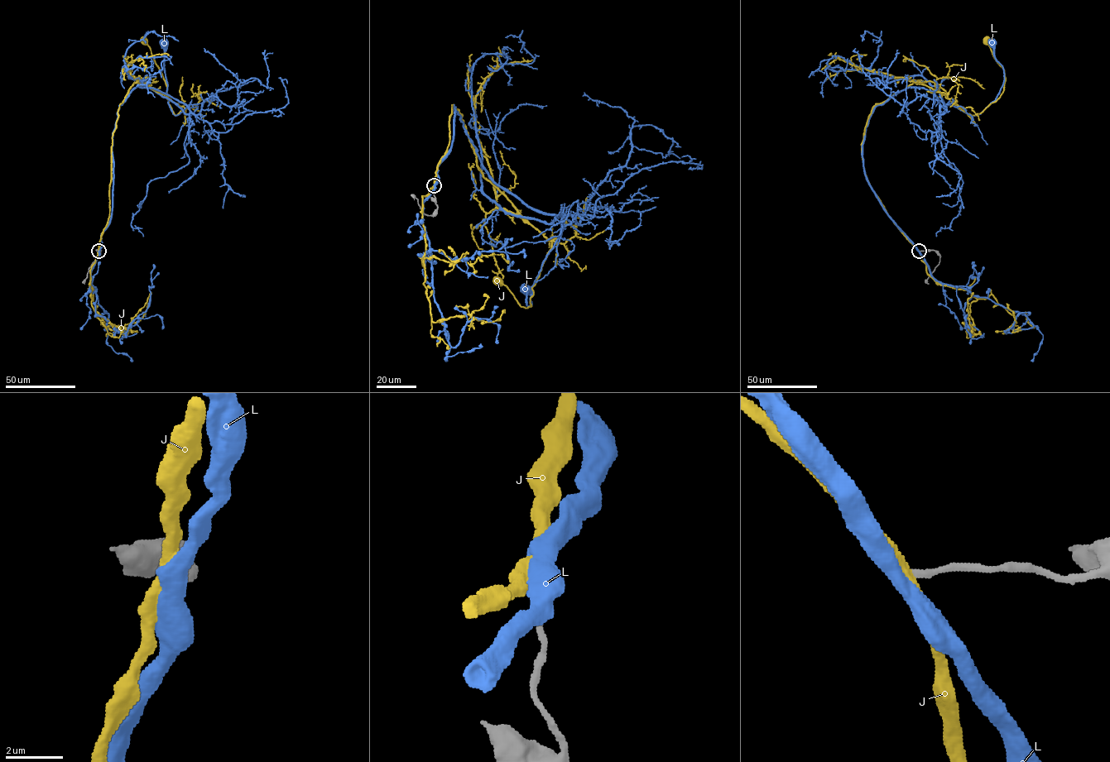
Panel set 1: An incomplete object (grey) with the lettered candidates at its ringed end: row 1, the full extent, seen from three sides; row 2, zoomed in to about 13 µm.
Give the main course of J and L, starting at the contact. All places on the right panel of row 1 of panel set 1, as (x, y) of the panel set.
J: (919, 251), (867, 177), (867, 120), (876, 104), (913, 83), (967, 112), (981, 112), (1005, 81), (986, 40)
L: (919, 251), (866, 176), (868, 118), (910, 87), (926, 89), (941, 106), (978, 115), (1004, 80), (992, 42)

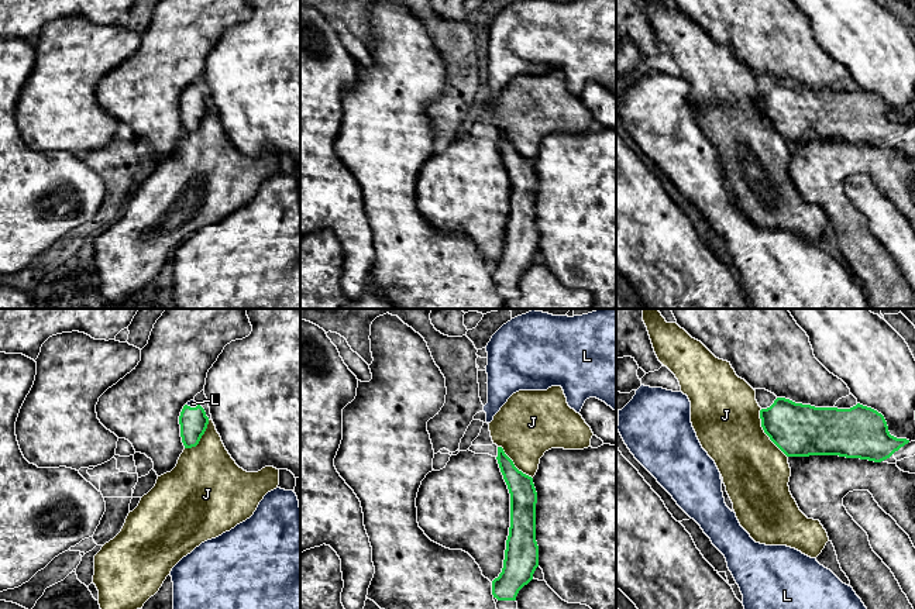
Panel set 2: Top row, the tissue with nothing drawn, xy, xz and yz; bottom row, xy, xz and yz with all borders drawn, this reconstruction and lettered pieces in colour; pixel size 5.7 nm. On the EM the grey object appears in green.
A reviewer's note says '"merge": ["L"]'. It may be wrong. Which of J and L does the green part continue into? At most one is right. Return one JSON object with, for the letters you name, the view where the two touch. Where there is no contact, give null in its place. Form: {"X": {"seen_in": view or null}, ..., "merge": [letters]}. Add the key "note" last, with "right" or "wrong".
{"L": {"seen_in": "xy"}, "merge": ["L"], "note": "right"}

